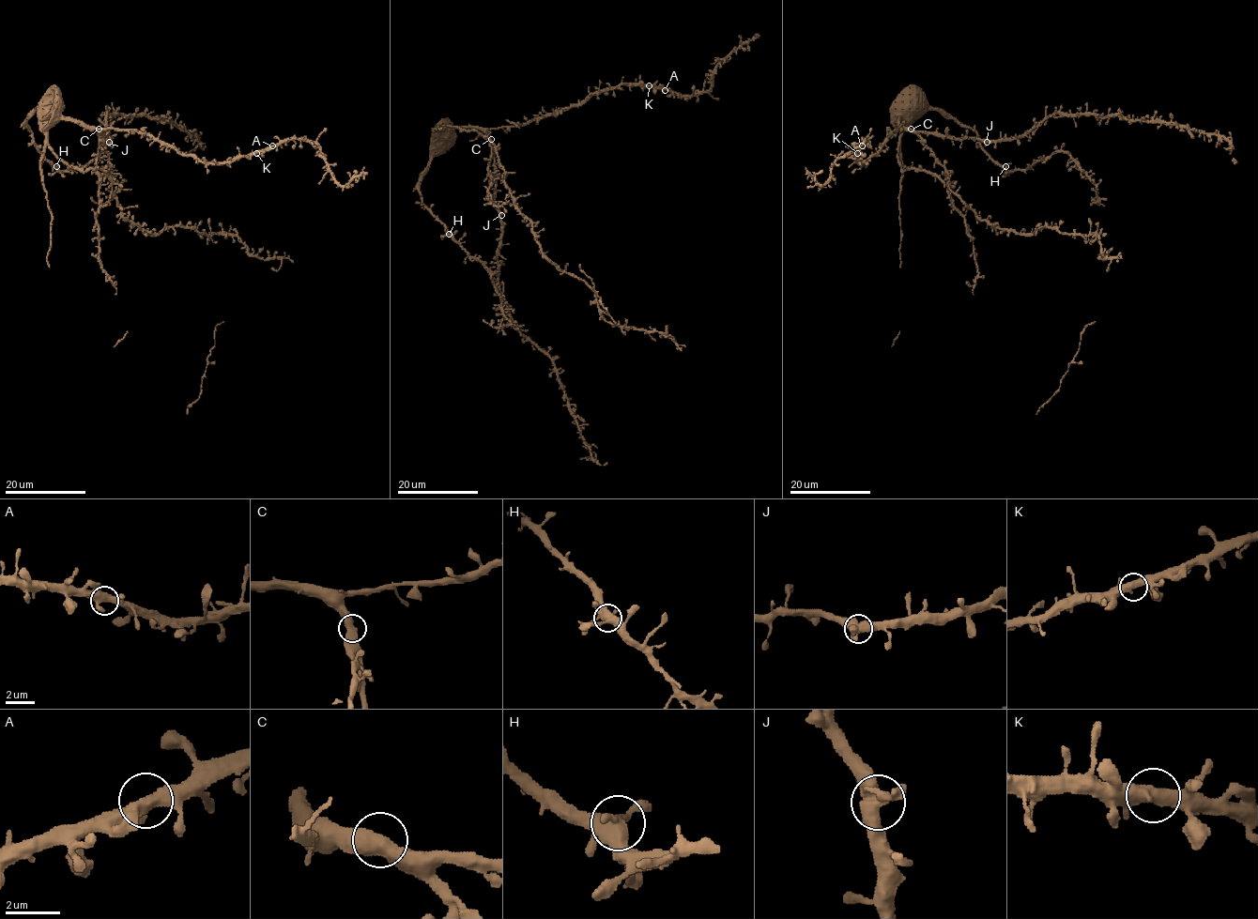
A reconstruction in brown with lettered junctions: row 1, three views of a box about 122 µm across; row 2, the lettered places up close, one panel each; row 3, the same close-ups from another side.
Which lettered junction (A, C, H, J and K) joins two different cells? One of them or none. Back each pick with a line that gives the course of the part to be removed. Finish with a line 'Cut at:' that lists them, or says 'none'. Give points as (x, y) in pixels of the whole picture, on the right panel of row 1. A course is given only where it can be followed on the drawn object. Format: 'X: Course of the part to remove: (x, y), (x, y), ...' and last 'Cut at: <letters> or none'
Cut at: none

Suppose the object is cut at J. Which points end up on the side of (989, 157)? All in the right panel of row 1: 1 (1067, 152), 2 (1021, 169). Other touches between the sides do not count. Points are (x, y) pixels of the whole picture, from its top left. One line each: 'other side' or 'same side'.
1: same side
2: same side

